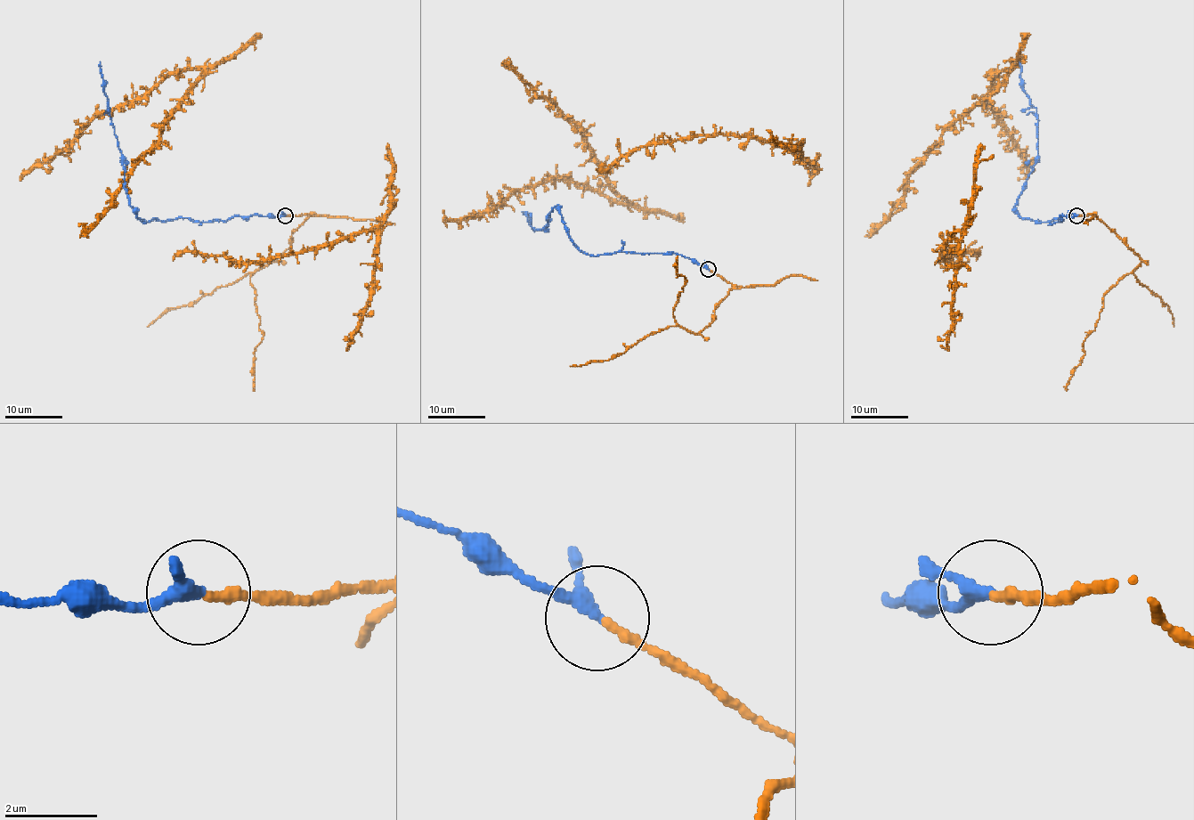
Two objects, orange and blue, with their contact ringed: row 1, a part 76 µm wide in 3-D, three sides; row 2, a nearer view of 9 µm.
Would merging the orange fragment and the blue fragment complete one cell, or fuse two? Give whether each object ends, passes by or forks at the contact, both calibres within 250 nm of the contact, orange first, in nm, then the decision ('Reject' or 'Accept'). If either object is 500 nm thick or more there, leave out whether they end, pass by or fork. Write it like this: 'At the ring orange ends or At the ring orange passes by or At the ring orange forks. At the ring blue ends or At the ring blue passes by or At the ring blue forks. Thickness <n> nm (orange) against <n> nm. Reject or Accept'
At the ring orange ends. At the ring blue passes by. Thickness 220 nm (orange) against 240 nm. Accept

